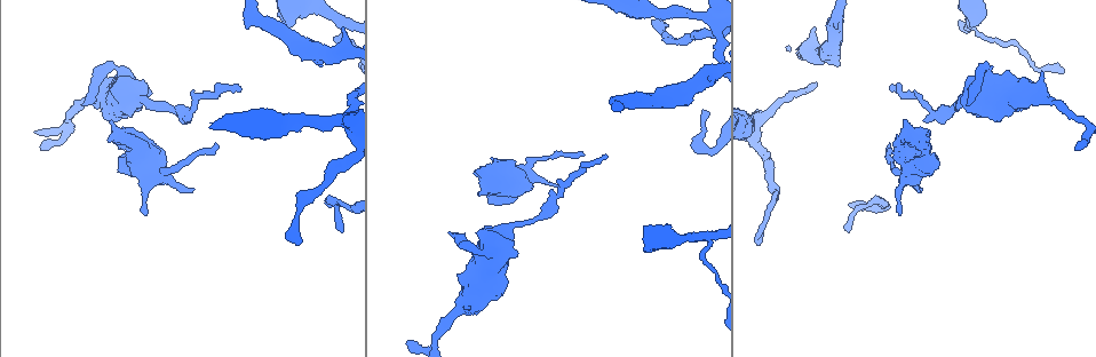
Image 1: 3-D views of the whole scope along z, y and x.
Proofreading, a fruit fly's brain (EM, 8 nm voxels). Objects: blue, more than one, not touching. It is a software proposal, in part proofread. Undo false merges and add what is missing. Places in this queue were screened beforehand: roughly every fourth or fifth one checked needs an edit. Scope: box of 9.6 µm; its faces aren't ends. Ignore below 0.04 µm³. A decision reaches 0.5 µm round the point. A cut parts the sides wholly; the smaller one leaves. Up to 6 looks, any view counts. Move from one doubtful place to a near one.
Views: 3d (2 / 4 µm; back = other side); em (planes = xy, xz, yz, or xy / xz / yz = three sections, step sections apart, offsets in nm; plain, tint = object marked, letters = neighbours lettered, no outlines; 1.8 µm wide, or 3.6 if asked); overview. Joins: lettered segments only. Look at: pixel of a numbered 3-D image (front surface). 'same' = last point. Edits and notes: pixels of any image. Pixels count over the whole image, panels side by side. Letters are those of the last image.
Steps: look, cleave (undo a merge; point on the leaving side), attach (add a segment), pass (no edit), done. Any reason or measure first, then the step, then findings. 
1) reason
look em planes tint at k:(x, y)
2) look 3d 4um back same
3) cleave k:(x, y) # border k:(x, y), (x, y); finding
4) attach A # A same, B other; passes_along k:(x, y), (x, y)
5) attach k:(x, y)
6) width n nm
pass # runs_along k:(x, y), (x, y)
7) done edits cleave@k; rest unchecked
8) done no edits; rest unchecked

calibre changes
look em planes letters at 1:(911, 136)

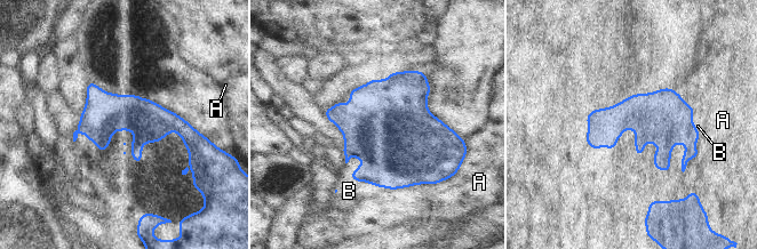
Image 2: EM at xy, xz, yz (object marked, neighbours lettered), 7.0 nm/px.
width 280 nm
attach B # A other, B same; passes_along 2:(392, 160), (364, 181), (349, 191); the neuron continues

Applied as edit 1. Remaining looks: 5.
branch stops here
look 3d 2um back at 1:(190, 191)

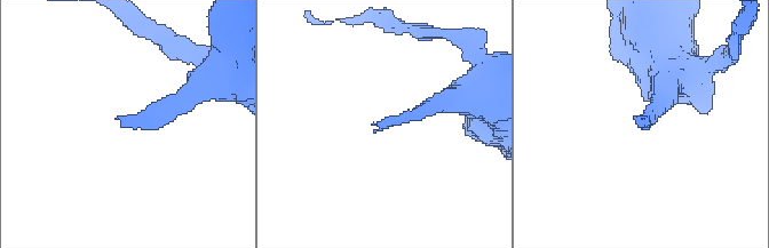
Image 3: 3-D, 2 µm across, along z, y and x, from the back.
need the tissue
look em planes letters at 3:(635, 115)

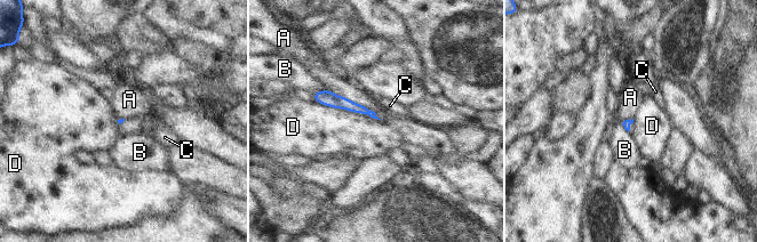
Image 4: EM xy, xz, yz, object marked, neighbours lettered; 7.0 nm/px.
pass # A other, B other, C other, D other; border 4:(328, 89), (367, 106), (381, 119); no lettered segment goes on from it

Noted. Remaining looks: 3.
free end
look 3d 2um at 1:(344, 27)

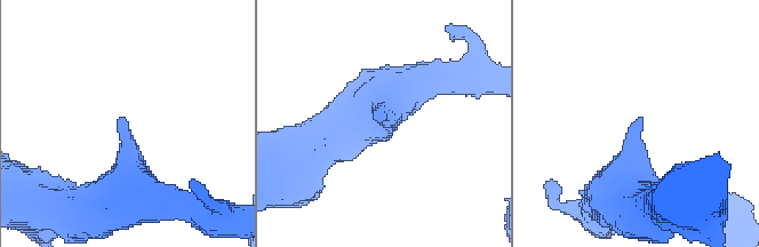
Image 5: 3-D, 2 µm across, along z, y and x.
look em 3.6um yz step 16 tint at 5:(121, 118)

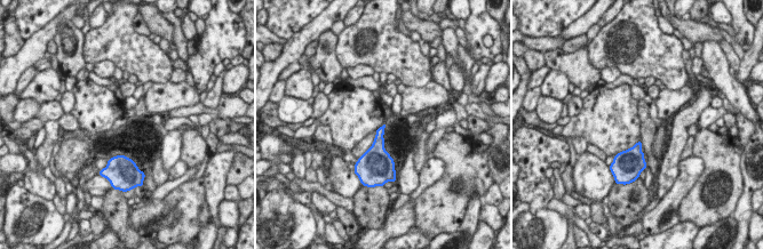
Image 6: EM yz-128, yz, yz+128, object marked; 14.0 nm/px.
look em 3.6um planes letters same

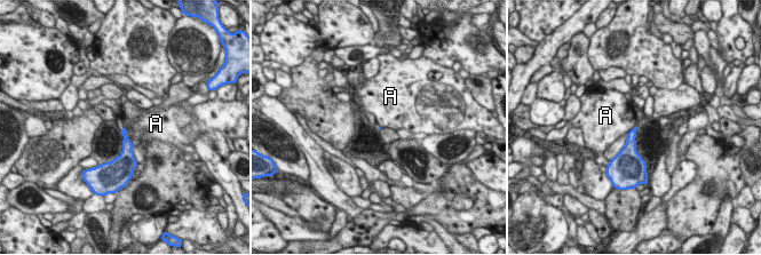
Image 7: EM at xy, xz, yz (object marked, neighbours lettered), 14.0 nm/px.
longest_contact A 160 nm
pass # A other; none of them fits

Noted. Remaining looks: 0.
done edits attach@2; rest unchecked

